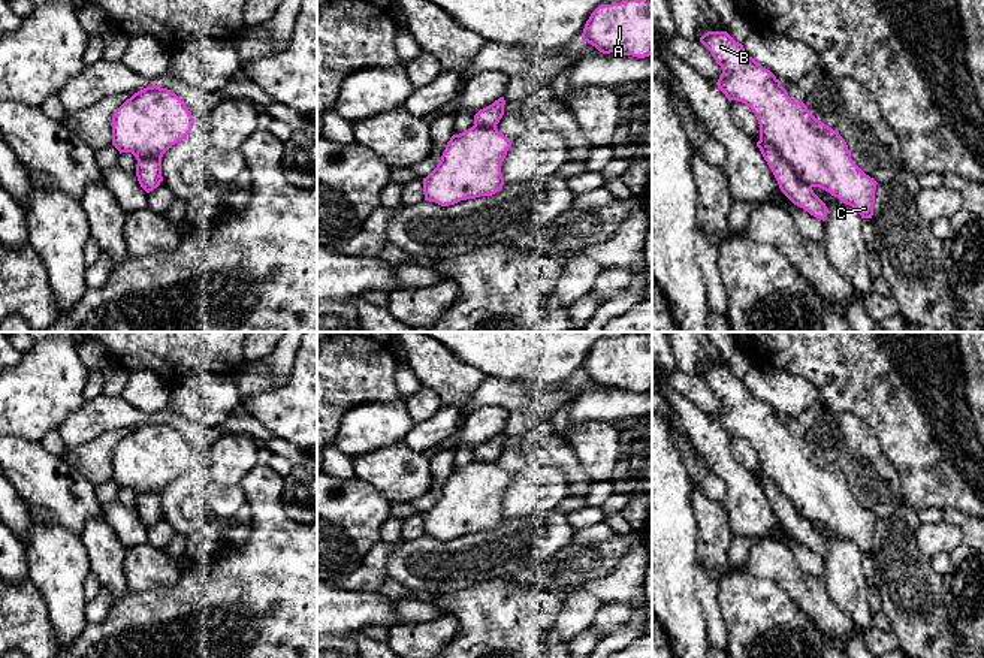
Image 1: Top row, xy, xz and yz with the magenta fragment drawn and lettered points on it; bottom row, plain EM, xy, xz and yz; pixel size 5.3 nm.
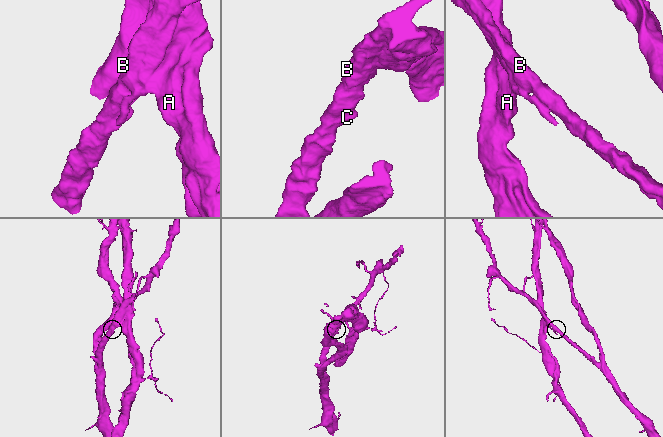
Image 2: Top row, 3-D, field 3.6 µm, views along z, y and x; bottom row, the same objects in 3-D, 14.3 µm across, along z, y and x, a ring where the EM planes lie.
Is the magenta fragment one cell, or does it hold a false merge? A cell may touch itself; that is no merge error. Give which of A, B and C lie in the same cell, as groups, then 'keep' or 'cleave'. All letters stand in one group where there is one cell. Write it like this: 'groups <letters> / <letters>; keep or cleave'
groups A / B C; cleave

